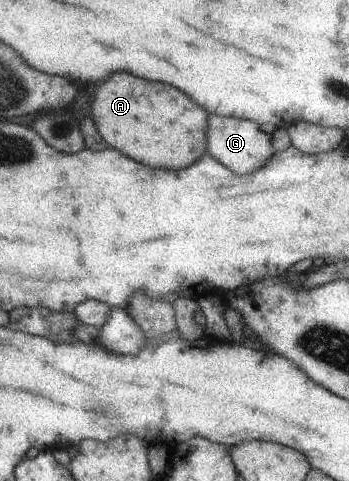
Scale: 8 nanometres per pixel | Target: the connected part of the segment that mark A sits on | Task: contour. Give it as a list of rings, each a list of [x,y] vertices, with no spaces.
[[[114,72],[114,76],[108,76],[94,90],[90,114],[100,138],[140,164],[152,168],[184,168],[204,152],[208,114],[168,84],[140,80],[126,72]]]

